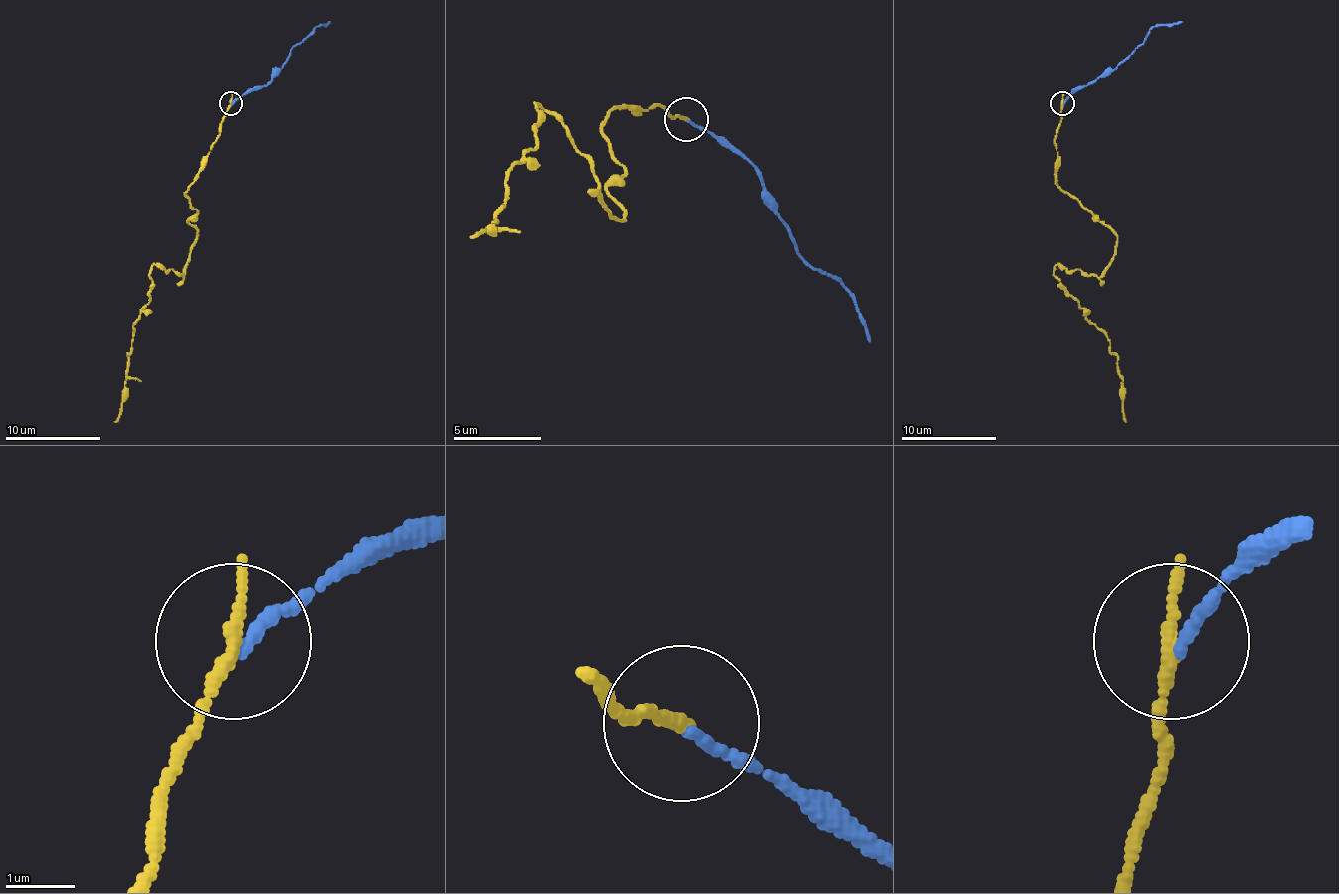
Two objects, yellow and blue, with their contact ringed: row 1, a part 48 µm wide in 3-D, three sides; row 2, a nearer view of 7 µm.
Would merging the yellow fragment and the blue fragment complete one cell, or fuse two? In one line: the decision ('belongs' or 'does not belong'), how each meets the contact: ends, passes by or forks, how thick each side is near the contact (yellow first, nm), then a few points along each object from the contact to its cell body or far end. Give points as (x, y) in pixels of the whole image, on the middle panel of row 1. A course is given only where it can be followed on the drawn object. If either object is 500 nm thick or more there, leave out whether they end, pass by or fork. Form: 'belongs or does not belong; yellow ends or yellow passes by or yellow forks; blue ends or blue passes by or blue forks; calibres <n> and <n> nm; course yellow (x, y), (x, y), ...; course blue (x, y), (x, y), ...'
does not belong; yellow ends; blue ends; calibres 240 and 170 nm; course yellow (685, 118), (614, 109), (614, 219), (539, 104), (535, 149), (468, 237); course blue (685, 122), (725, 140), (747, 162), (795, 250), (844, 290), (871, 343)

